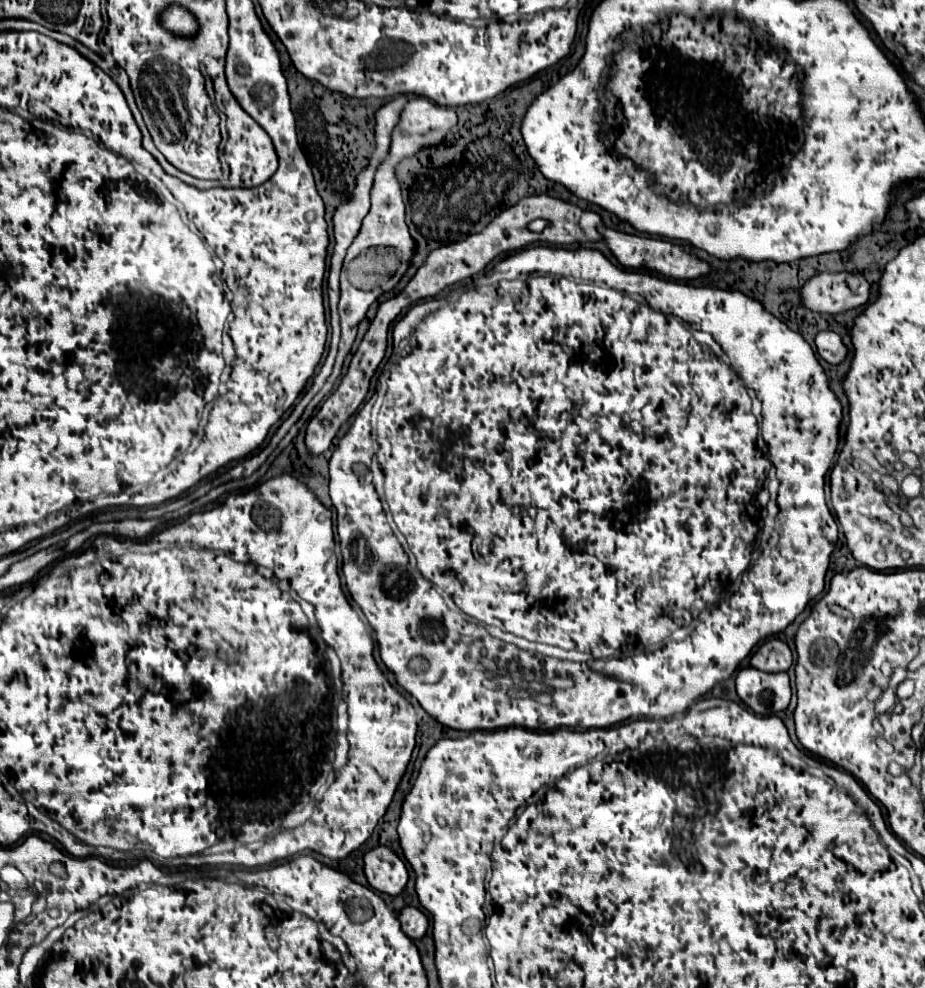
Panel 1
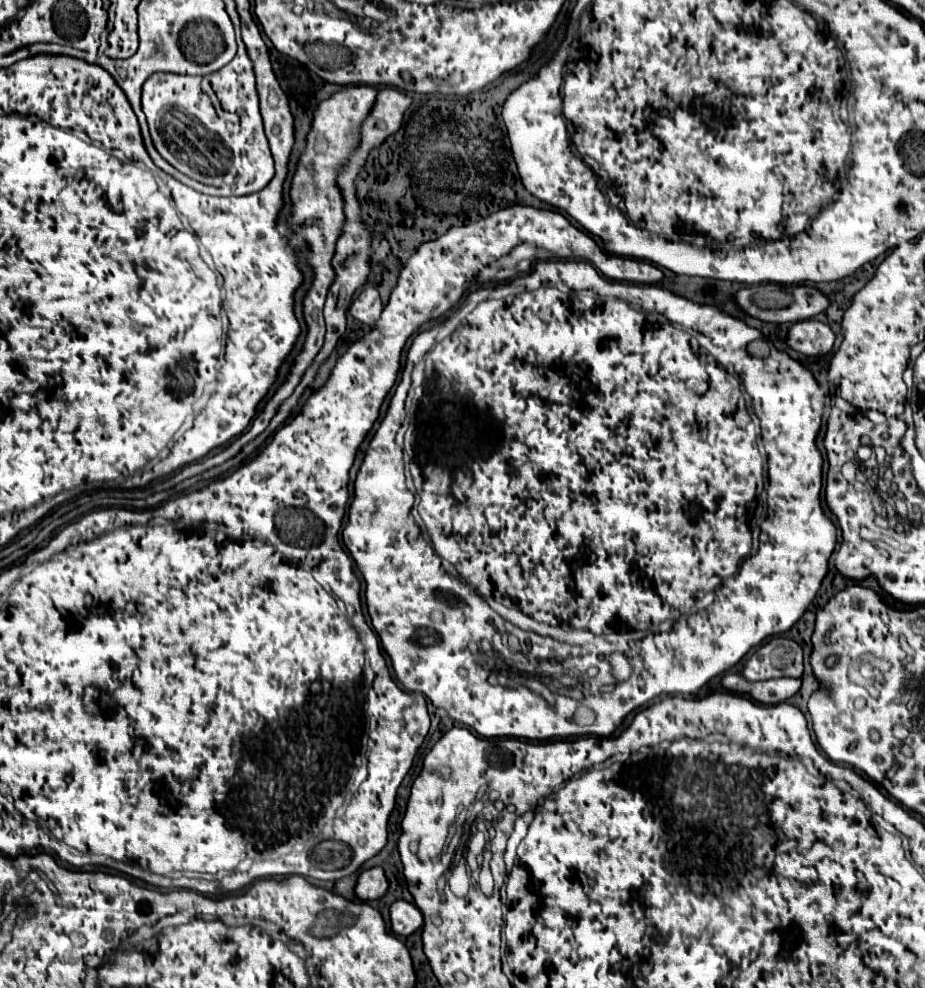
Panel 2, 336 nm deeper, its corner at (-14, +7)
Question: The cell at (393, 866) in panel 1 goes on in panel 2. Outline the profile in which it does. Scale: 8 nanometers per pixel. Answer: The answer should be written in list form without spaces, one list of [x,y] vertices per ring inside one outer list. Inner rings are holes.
[[[373,867],[373,869],[367,869],[359,875],[357,879],[357,885],[355,885],[355,895],[357,899],[361,901],[373,901],[373,899],[379,899],[385,895],[389,883],[385,879],[385,873],[381,867]]]

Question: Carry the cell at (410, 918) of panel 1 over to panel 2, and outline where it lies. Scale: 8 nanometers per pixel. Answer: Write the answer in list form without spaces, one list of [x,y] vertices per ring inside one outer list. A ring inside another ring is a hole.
[[[395,901],[389,909],[389,917],[391,917],[393,933],[403,937],[411,935],[423,925],[421,911],[413,903],[407,903],[407,901]]]

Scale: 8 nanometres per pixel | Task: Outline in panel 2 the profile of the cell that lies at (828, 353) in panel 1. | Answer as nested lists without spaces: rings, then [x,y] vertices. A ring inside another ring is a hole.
[[[807,319],[789,327],[785,343],[797,353],[803,353],[807,357],[817,357],[831,353],[835,335],[829,329],[829,325],[815,319]]]

